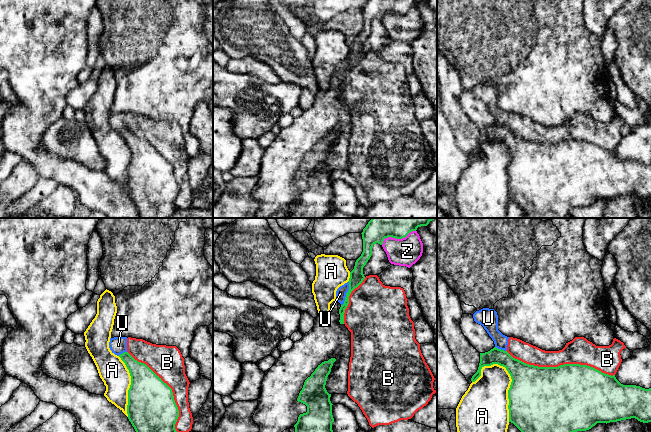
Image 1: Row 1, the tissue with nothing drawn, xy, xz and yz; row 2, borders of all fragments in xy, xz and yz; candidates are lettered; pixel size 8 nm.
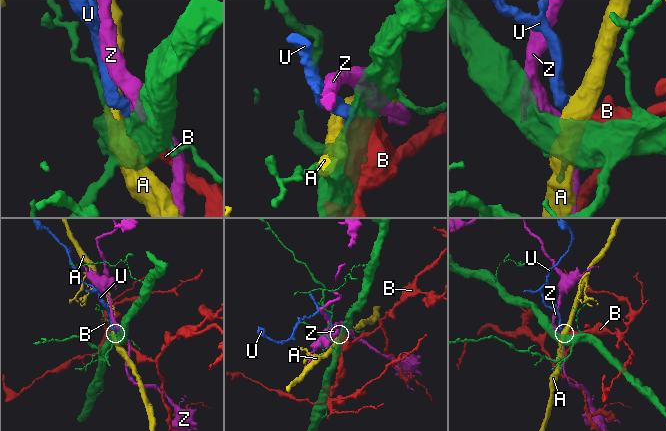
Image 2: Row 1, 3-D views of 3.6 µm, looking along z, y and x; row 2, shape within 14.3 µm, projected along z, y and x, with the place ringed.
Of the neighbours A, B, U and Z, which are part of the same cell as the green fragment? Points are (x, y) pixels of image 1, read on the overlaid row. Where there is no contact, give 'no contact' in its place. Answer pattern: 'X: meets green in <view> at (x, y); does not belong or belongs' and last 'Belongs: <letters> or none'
A: meets green in yz at (511, 384); does not belong
B: meets green in yz at (560, 365); does not belong
U: meets green in xz at (346, 293); does not belong
Z: meets green in xz at (397, 238); does not belong
Belongs: none

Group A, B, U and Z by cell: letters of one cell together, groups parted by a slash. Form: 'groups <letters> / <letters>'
groups A / B U / Z

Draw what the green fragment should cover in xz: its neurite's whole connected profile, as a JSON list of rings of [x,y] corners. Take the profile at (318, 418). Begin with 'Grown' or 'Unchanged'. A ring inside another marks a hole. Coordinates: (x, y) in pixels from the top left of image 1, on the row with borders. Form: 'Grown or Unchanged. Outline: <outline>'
Unchanged. Outline: [[[331,358],[322,362],[305,380],[297,401],[307,406],[307,412],[299,415],[295,432],[333,432],[333,404],[325,385],[335,361]]]

